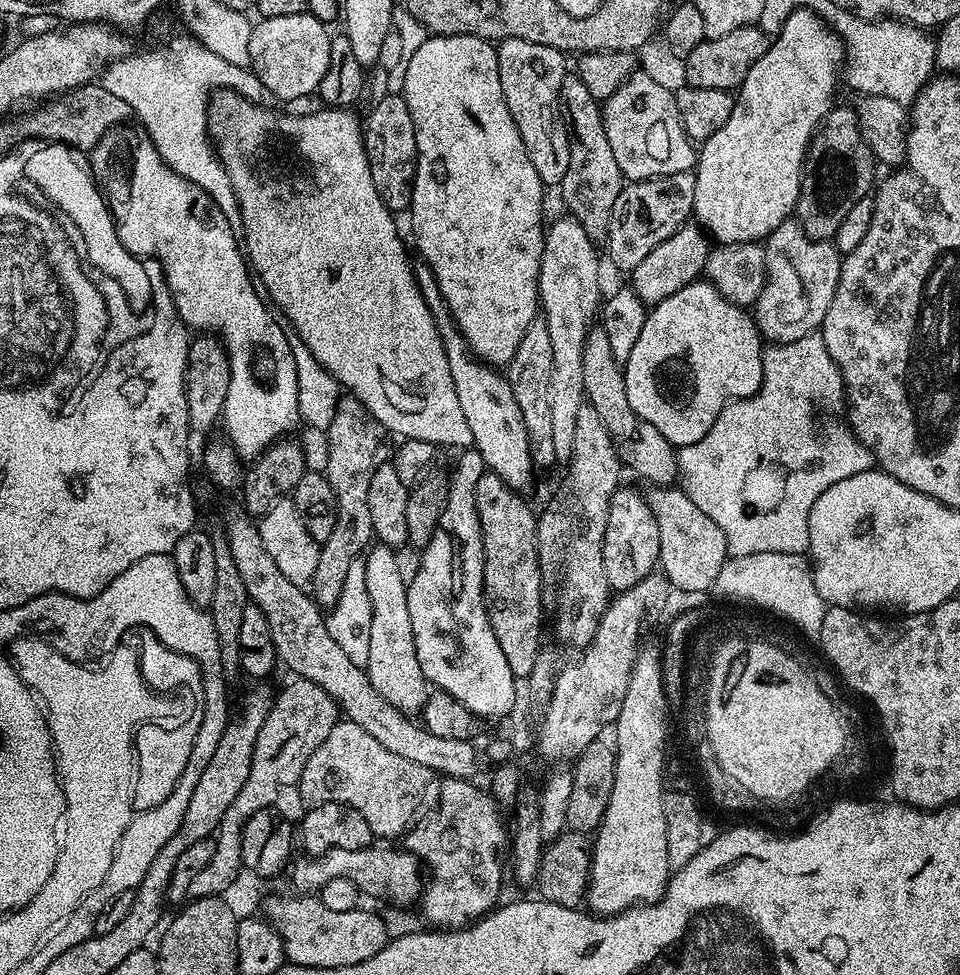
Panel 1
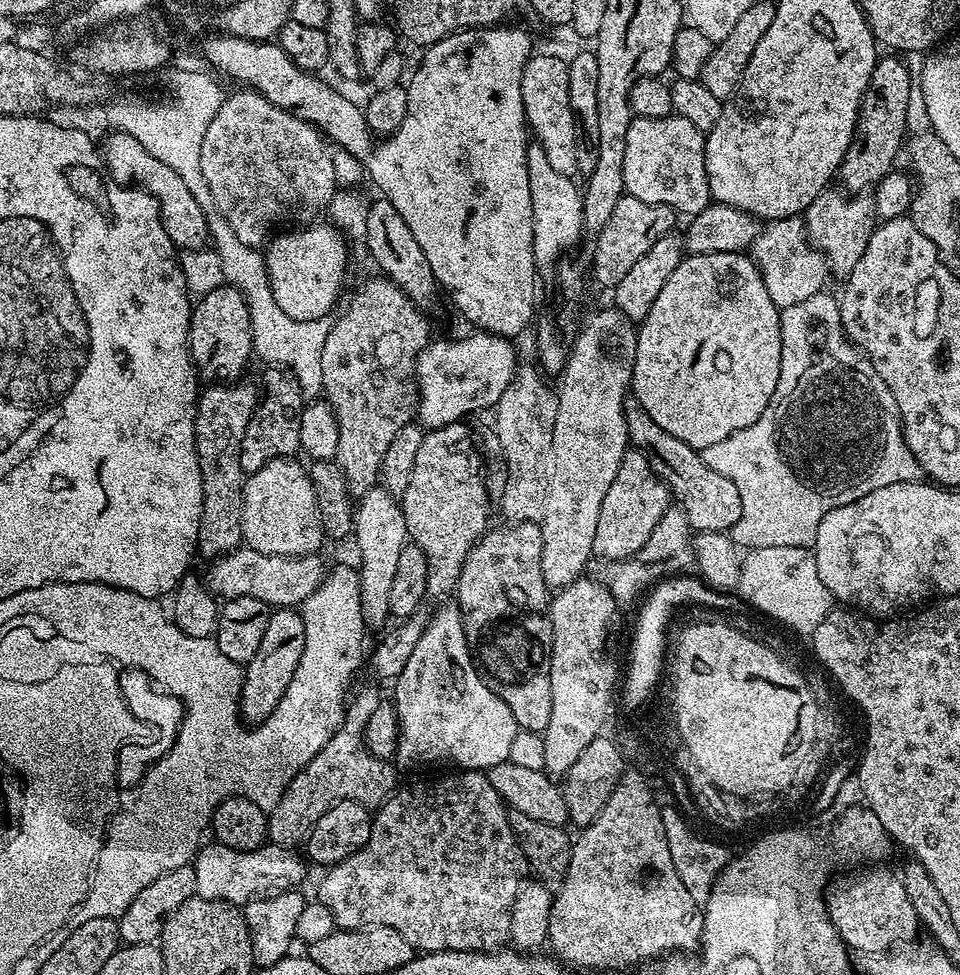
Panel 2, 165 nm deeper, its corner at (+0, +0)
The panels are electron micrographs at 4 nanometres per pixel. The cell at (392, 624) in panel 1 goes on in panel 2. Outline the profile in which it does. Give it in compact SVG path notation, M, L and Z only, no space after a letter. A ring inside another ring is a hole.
M383 486L371 488L358 502L358 507L354 512L354 541L356 548L360 551L360 601L362 602L362 618L369 629L380 628L387 620L390 620L390 585L394 579L394 573L398 566L398 557L402 555L404 545L408 540L406 530L406 518L400 508L397 497L389 494Z

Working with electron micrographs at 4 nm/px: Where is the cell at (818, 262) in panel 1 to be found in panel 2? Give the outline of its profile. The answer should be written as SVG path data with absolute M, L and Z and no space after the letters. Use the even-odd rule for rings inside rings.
M826 190L822 194L818 194L818 198L814 198L814 202L810 202L810 206L802 214L802 219L806 225L809 244L817 248L824 259L827 260L831 275L847 278L850 270L854 270L854 266L858 263L858 258L862 258L862 253L866 251L866 242L870 242L872 229L876 227L878 221L876 211L872 205L871 195L845 194L840 190L832 191Z

